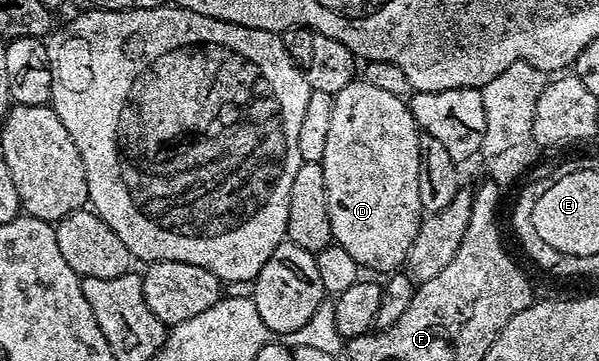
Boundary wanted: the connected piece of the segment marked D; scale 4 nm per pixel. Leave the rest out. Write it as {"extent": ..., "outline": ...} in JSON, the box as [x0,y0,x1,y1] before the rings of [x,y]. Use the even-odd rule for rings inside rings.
{"extent":[322,78,424,274],"outline":[[[356,78],[344,90],[334,93],[332,123],[324,150],[322,169],[328,194],[328,222],[332,226],[333,243],[348,251],[363,269],[389,274],[405,265],[408,250],[420,230],[424,215],[420,206],[420,182],[424,179],[418,145],[418,123],[410,113],[409,103],[396,94],[387,94],[377,86]]]}

